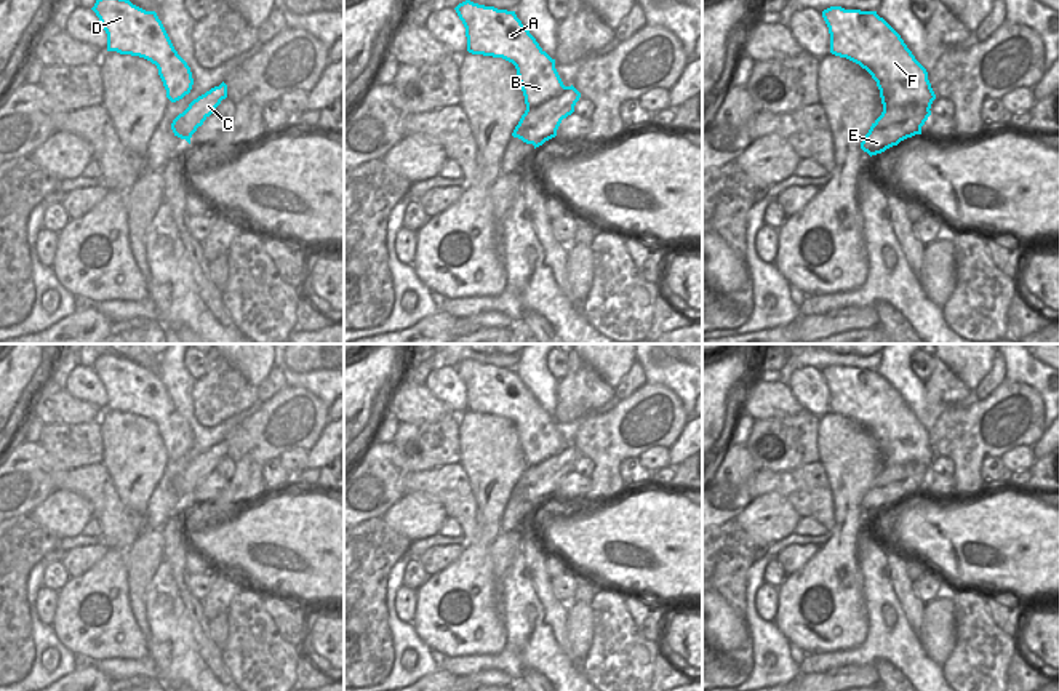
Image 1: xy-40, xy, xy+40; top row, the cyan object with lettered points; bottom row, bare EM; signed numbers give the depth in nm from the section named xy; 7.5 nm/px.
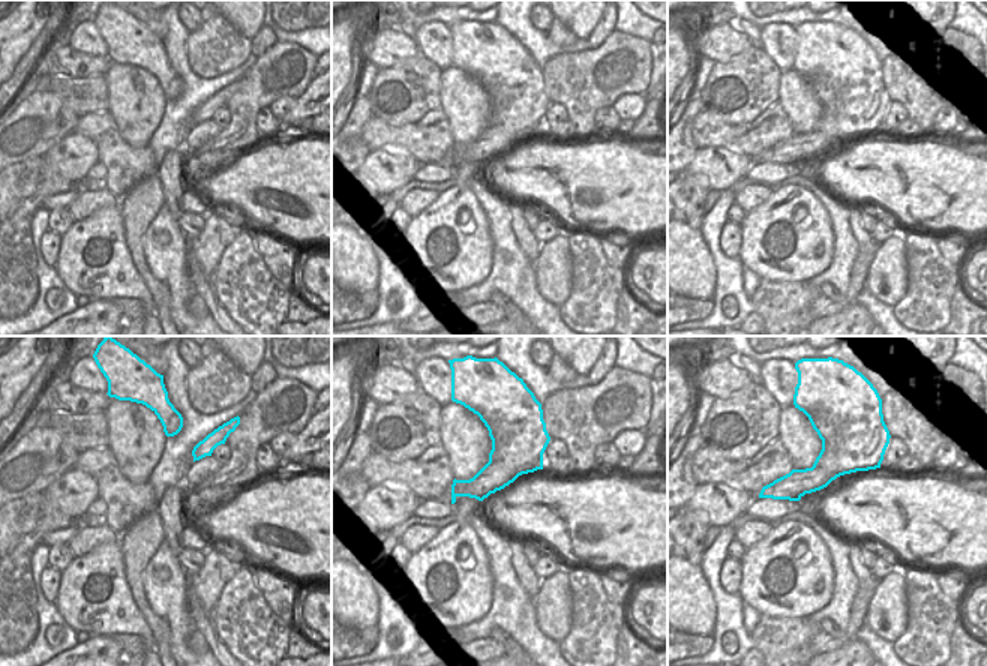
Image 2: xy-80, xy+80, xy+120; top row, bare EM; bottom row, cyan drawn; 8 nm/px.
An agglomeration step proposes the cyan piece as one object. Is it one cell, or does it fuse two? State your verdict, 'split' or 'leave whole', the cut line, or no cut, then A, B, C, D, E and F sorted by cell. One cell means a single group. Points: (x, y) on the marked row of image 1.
split; cut in xy along (567, 87), (543, 104), (555, 109), (551, 117), (519, 125); A B D F / C E

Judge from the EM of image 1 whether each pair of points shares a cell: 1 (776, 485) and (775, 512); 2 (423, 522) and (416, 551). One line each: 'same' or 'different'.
1: different
2: different

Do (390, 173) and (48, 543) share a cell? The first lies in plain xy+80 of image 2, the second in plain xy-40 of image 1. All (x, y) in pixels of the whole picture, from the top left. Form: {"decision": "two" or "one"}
{"decision": "two"}

